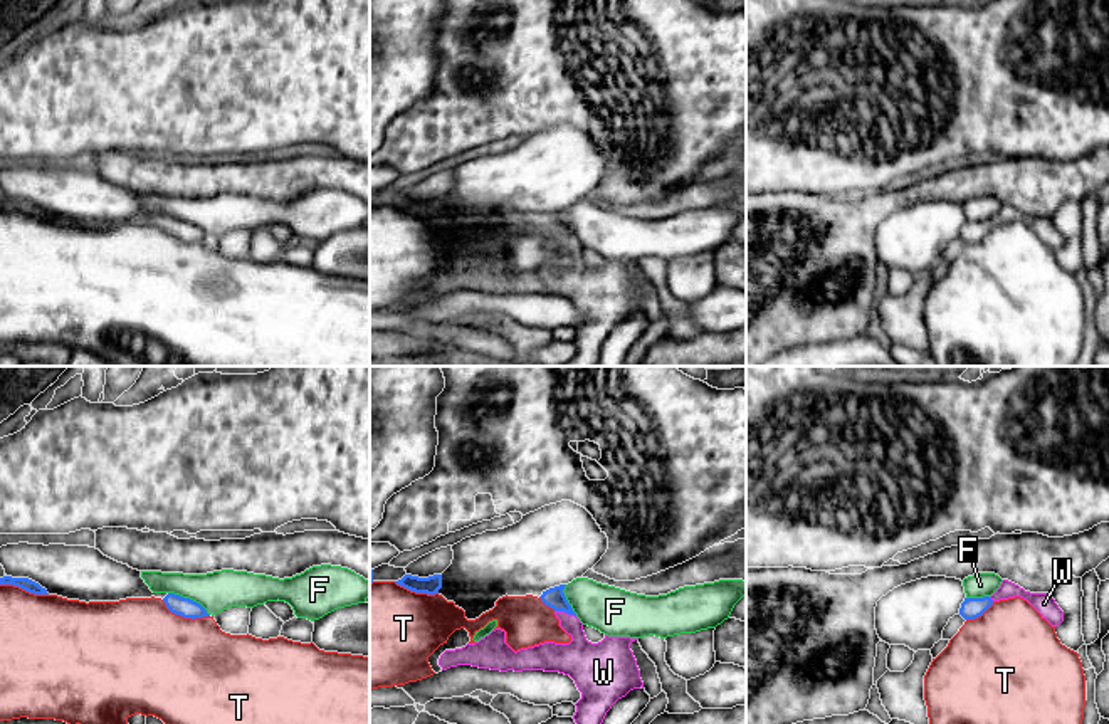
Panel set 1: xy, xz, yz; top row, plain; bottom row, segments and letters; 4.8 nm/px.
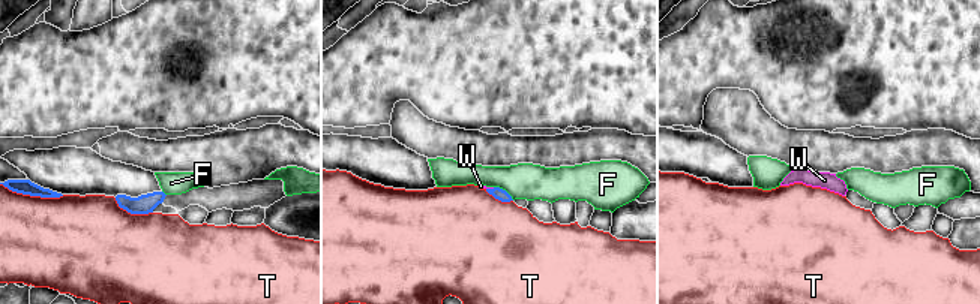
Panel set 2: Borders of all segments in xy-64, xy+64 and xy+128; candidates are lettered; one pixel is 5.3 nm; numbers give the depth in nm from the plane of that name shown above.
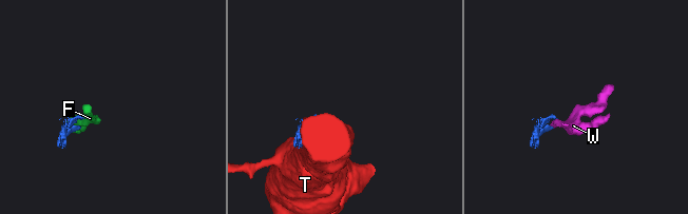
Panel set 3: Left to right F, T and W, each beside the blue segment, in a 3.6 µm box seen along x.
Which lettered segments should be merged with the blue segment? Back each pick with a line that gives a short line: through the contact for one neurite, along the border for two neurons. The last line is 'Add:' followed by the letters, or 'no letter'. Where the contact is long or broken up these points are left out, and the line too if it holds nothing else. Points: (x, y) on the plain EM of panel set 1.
W: xz (555, 222), (565, 236), (577, 256), (580, 283)
Add: W

